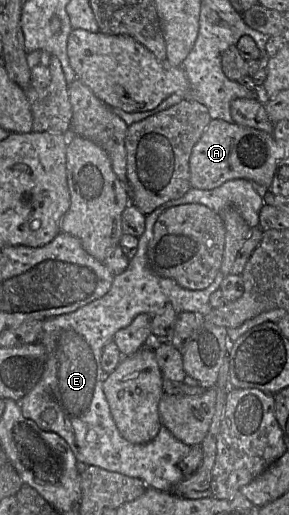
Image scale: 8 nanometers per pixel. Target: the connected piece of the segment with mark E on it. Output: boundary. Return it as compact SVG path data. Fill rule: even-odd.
M228 180L219 187L210 190L190 188L178 199L170 200L145 215L145 230L138 238L137 251L129 260L128 267L119 275L113 277L109 291L101 298L73 311L44 321L40 341L46 349L46 363L42 376L36 385L20 402L22 415L34 421L44 431L53 432L62 437L71 448L77 461L87 465L97 466L107 471L118 472L129 477L141 479L148 488L160 491L174 492L175 485L184 478L179 468L179 462L188 455L191 447L176 439L170 431L161 426L157 436L145 444L133 444L122 437L112 418L109 404L103 391L106 373L101 367L103 348L113 341L115 333L131 324L139 314L154 315L163 309L173 309L175 312L192 312L204 317L213 307L209 300L211 294L220 288L224 276L218 272L214 281L203 290L188 290L179 286L174 280L155 275L150 271L146 261L148 242L153 236L153 227L159 215L167 208L188 203L202 204L219 214L225 208L235 209L251 227L259 226L259 212L264 205L262 187L254 185L250 180Z

